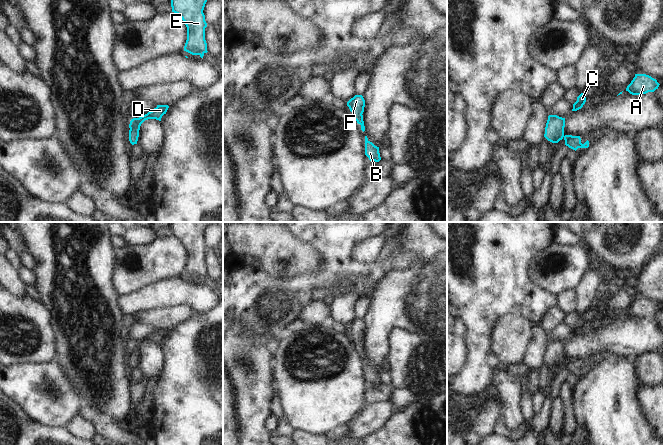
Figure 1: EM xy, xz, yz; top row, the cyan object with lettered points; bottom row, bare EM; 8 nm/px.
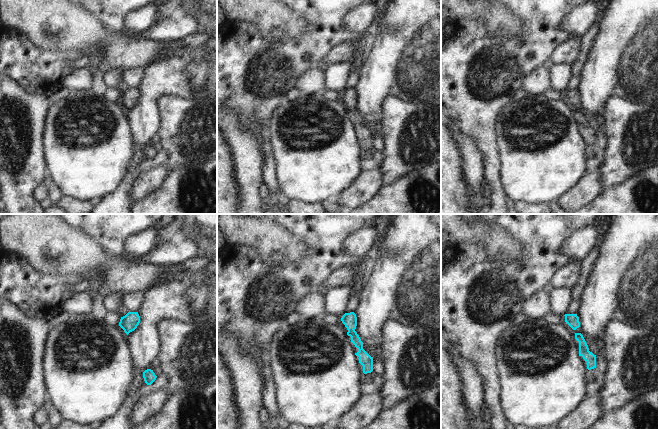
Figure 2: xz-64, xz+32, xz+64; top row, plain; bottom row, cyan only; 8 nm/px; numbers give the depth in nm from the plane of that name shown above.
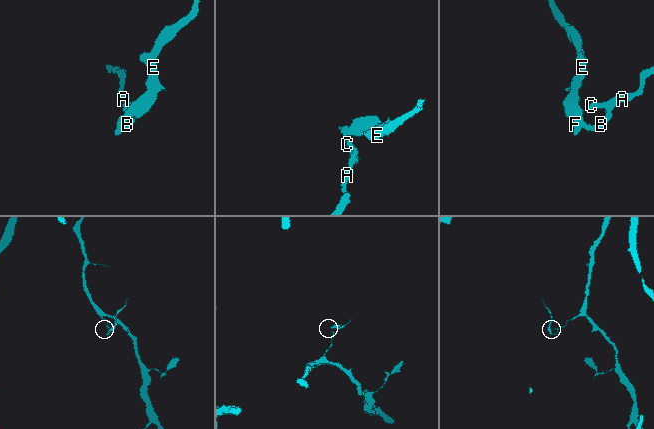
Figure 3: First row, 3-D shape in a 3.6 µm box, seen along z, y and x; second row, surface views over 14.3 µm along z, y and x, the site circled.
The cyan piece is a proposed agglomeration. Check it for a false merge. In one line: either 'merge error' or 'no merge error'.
no merge error

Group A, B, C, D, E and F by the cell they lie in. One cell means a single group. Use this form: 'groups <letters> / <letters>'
groups A B C D E F

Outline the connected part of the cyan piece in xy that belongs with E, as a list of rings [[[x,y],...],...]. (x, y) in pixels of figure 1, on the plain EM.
[[[171,222],[172,236],[178,238],[187,251],[184,275],[203,282],[207,277],[205,252],[207,247],[203,237],[209,222]]]

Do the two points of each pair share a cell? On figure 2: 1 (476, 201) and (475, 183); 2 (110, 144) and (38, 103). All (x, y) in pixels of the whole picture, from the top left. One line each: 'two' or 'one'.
1: one
2: two

